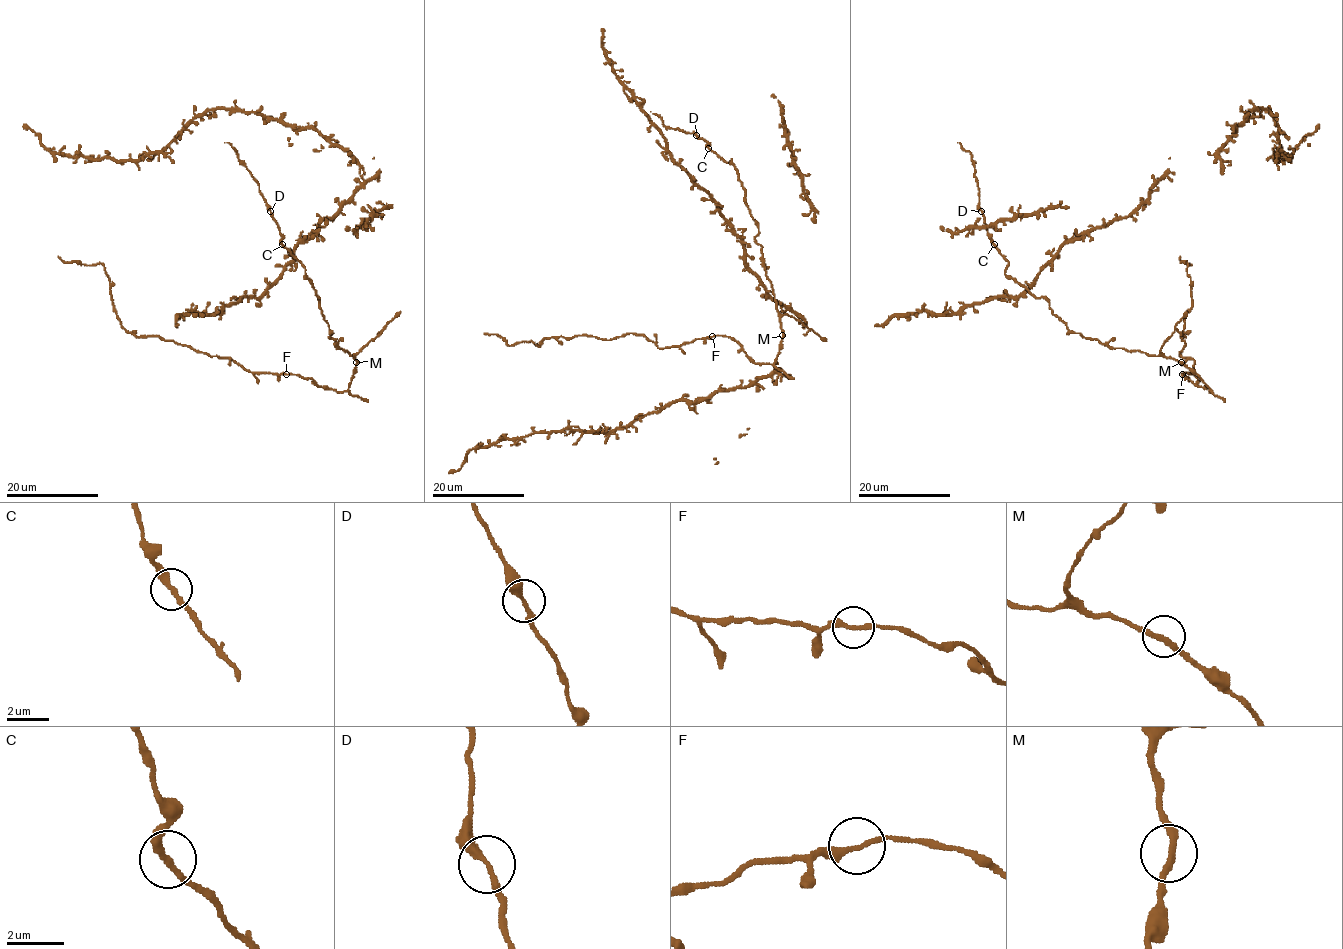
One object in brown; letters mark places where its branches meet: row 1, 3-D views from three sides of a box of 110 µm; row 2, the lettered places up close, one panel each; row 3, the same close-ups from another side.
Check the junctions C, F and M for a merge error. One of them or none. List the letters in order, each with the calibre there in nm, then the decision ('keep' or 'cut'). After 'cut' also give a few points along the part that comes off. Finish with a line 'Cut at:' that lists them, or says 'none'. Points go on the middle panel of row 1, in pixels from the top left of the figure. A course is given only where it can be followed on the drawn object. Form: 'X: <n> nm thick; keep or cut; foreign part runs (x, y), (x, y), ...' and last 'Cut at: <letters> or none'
C: 240 nm thick; keep
F: 240 nm thick; keep
M: 240 nm thick; keep
Cut at: none

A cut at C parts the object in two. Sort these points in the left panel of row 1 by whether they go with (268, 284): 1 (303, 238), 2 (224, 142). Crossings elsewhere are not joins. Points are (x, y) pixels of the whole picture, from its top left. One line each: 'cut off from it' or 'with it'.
1: with it
2: cut off from it

